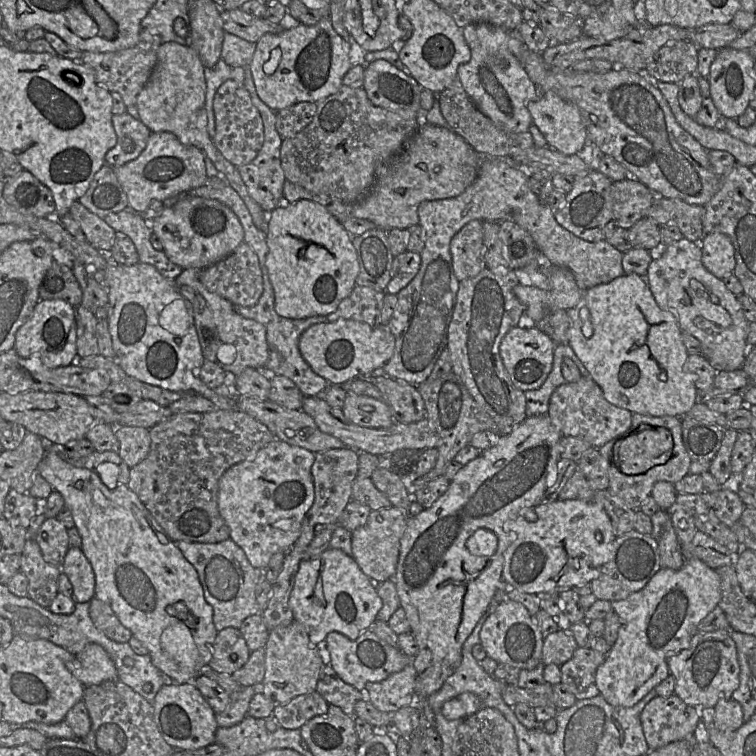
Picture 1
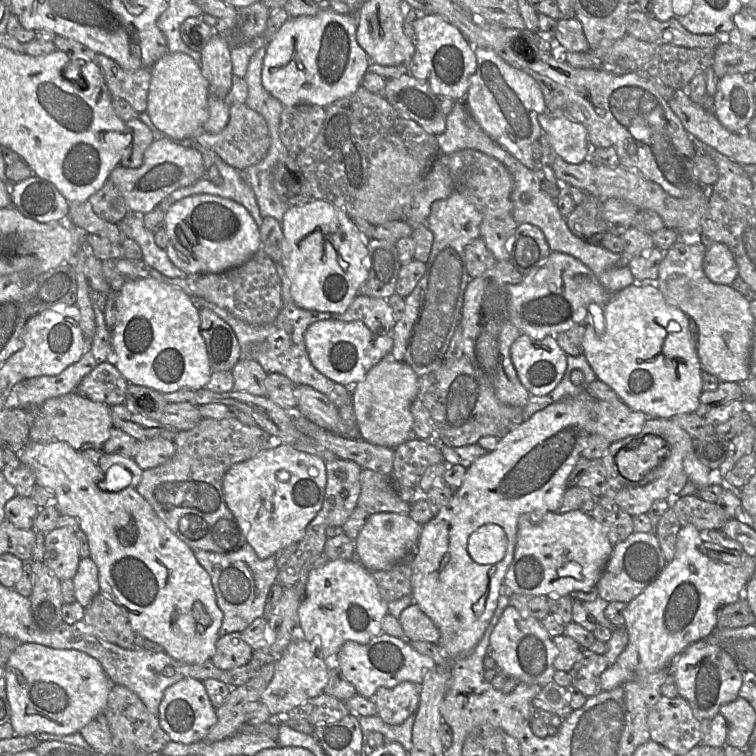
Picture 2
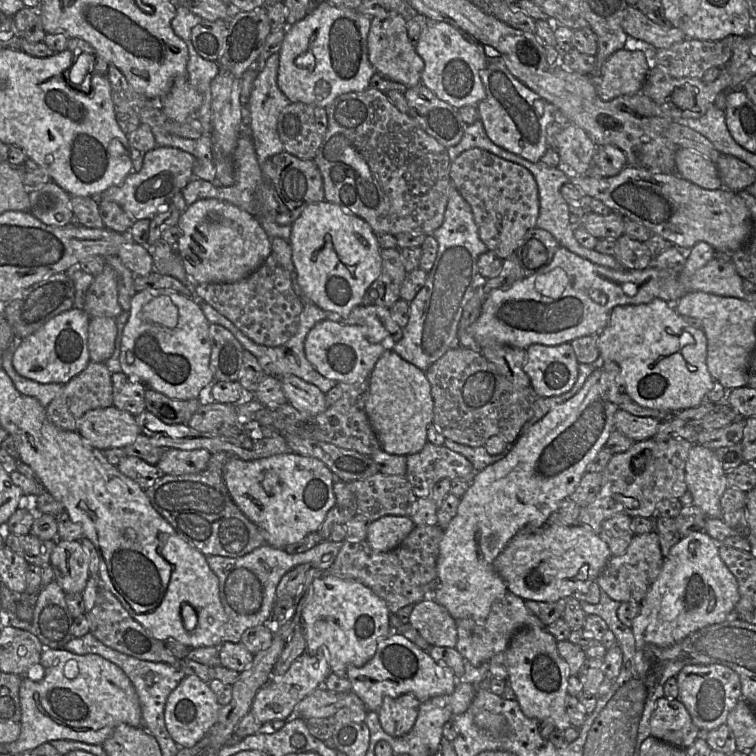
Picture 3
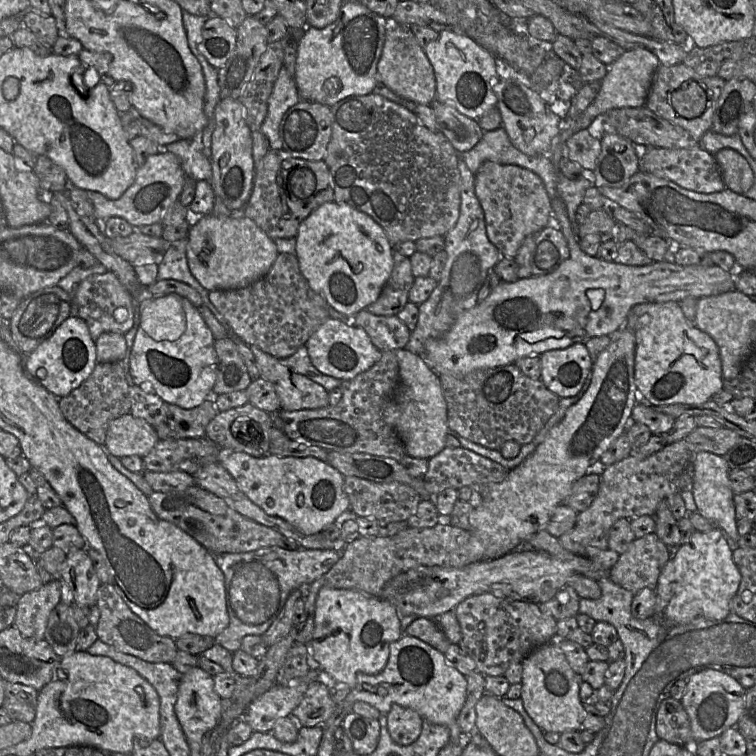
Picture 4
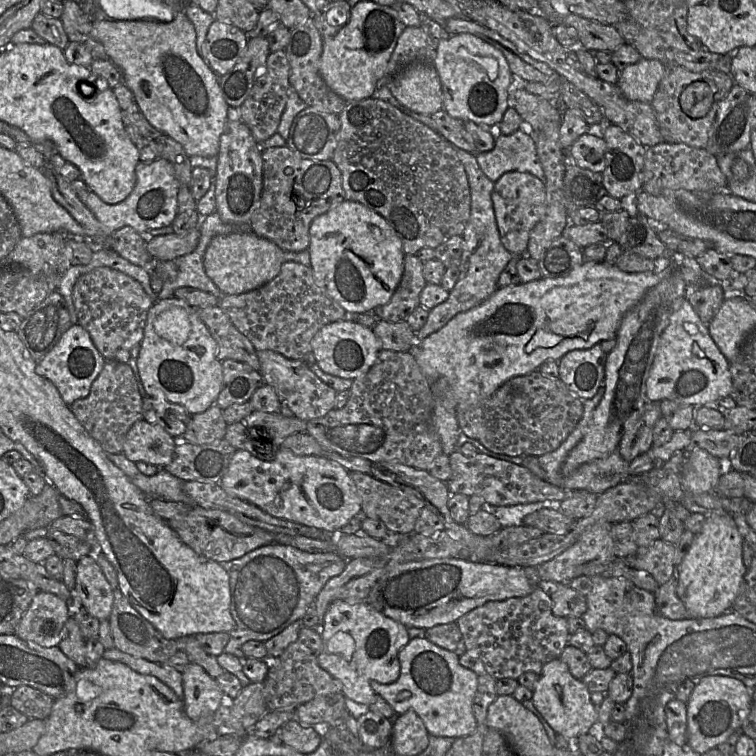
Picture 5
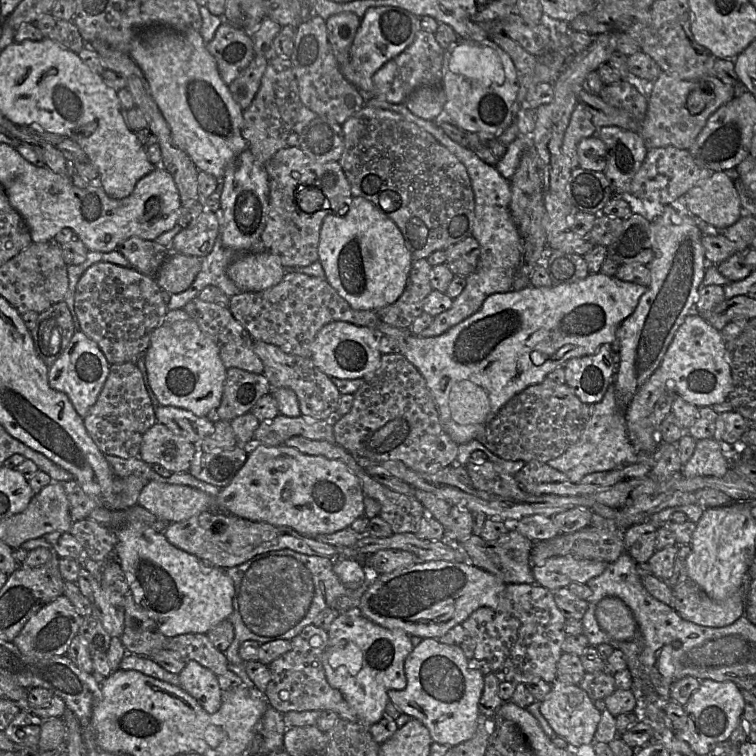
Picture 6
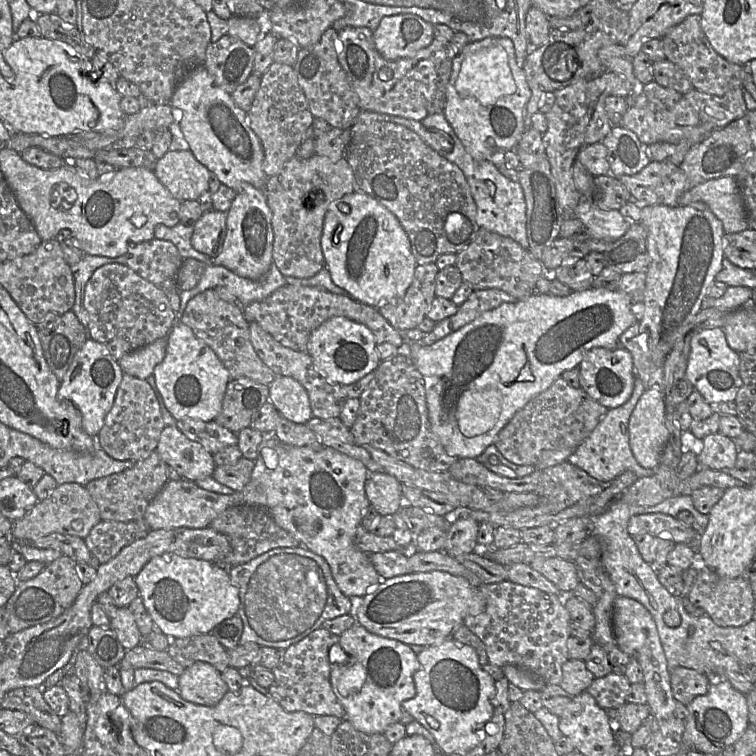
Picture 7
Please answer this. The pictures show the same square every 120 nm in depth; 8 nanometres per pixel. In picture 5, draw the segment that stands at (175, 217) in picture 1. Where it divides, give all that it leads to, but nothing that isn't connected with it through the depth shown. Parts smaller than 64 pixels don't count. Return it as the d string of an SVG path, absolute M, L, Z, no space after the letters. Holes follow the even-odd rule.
M252 231L218 235L209 242L203 259L206 275L224 295L242 294L274 279L284 262L284 251L272 241Z

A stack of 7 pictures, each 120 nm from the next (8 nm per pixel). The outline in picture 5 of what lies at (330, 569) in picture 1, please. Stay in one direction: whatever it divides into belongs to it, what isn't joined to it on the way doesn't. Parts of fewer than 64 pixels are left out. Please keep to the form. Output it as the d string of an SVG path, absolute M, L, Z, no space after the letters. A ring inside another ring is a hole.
M332 602L324 614L319 632L322 650L318 664L341 683L345 698L368 707L377 697L370 686L371 681L391 684L399 678L398 653L410 640L407 627L383 615L366 602Z

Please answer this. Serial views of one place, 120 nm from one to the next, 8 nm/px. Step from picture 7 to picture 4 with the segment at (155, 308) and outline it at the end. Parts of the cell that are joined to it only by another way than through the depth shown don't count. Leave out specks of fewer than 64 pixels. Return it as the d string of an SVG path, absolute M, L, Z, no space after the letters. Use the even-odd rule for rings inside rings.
M109 270L81 281L75 298L78 317L85 322L94 341L104 332L124 335L134 326L133 296Z

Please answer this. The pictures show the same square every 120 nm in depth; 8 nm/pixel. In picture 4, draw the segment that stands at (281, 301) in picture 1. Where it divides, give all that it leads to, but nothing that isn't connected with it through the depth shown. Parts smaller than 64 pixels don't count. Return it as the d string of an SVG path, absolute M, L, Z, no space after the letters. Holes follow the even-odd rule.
M328 202L299 225L295 255L309 286L337 312L351 318L375 302L393 269L394 248L369 215L344 203Z

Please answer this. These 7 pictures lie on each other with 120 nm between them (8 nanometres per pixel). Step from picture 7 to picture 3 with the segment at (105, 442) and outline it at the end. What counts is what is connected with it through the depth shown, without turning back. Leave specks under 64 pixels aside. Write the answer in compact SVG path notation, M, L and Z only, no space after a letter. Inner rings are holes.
M92 362L65 384L61 392L46 407L48 420L60 429L77 431L78 420L88 411L113 406L112 373L105 362Z

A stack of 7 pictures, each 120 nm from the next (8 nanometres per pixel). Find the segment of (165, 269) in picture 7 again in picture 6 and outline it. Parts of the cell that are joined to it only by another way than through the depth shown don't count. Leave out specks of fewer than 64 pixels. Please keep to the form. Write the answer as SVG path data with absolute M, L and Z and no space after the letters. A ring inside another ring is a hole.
M130 237L120 243L116 249L129 262L131 268L141 274L154 278L170 251L152 240Z

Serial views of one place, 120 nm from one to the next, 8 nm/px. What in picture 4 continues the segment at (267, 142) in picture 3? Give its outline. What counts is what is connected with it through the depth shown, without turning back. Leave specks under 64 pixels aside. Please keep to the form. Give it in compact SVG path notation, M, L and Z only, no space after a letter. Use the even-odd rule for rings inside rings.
M284 65L274 83L268 100L268 111L260 131L267 138L270 150L282 149L279 125L284 114L301 101L293 76Z

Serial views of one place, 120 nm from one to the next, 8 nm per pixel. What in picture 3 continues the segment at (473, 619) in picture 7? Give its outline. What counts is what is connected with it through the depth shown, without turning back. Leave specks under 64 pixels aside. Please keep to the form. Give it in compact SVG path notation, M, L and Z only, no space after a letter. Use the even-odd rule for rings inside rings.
M509 591L495 601L488 616L484 620L470 618L457 619L458 639L457 651L474 666L481 666L496 654L505 652L514 634L523 627L535 626L546 628L542 621L535 616L525 605L525 600Z

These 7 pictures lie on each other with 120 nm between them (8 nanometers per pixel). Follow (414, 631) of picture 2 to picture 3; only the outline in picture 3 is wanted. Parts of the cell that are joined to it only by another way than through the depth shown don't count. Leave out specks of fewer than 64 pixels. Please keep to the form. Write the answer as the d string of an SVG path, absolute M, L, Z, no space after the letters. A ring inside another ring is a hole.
M432 598L414 604L410 623L431 646L456 647L458 632L456 620L445 607Z

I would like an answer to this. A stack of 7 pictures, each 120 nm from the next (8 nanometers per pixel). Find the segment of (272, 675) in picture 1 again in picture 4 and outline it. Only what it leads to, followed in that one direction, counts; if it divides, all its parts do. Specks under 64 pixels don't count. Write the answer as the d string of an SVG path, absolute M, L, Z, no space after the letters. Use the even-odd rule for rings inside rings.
M321 668L311 669L306 676L293 679L287 685L274 685L249 705L242 720L246 721L254 732L272 733L272 729L278 720L292 715L293 710L301 702L309 685L318 682L317 676L320 670Z

